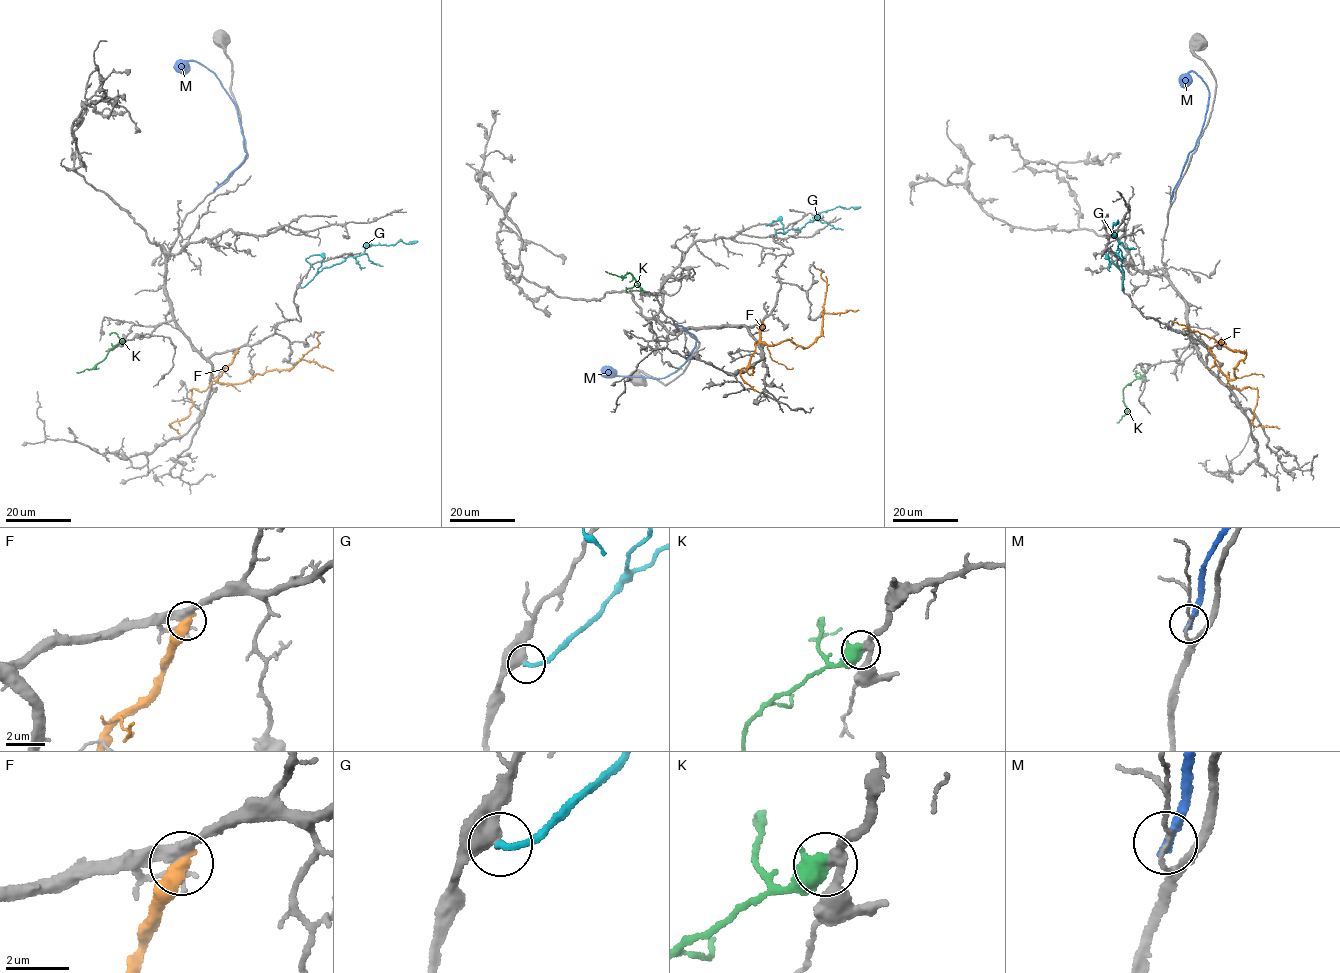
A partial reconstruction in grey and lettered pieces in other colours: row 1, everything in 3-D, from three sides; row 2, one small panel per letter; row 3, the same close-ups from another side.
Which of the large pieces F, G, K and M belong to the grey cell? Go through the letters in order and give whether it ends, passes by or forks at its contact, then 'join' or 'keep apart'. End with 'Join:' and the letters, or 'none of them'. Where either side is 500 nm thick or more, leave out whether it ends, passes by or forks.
F: it ends there; keep apart
G: it ends there; keep apart
K: join
M: it ends there; keep apart
Join: K

